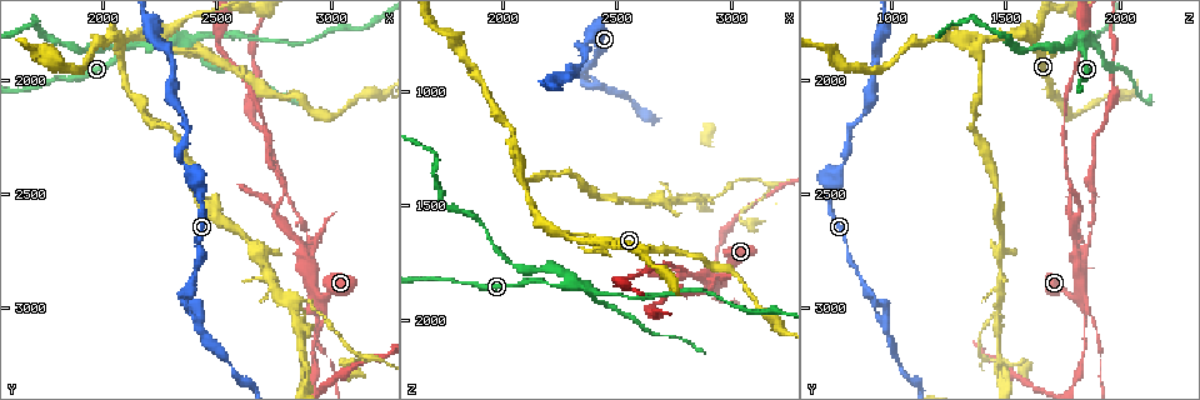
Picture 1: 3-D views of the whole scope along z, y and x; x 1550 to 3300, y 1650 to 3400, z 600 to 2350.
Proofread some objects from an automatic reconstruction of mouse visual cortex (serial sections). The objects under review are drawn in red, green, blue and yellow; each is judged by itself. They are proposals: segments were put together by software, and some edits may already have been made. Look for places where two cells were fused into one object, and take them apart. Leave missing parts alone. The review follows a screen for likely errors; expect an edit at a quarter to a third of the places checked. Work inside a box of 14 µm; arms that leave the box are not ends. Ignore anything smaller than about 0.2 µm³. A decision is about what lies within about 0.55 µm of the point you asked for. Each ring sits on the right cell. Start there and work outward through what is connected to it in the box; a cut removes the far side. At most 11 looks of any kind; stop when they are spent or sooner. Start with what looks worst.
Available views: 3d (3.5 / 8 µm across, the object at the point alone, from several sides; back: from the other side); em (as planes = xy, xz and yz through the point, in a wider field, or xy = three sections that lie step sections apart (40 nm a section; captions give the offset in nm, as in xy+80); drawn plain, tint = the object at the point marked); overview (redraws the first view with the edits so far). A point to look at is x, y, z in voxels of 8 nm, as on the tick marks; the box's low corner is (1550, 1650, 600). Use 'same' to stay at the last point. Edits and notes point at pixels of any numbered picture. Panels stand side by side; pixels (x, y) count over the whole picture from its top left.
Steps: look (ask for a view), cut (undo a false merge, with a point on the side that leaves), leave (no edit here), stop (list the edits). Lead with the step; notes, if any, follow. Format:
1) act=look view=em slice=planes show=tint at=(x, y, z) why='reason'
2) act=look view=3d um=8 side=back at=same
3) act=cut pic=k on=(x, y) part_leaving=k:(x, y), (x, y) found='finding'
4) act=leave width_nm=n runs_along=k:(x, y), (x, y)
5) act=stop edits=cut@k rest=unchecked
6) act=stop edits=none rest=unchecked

act=look view=3d um=8 at=(2260, 1850, 1630) why='two arms in line, one across'

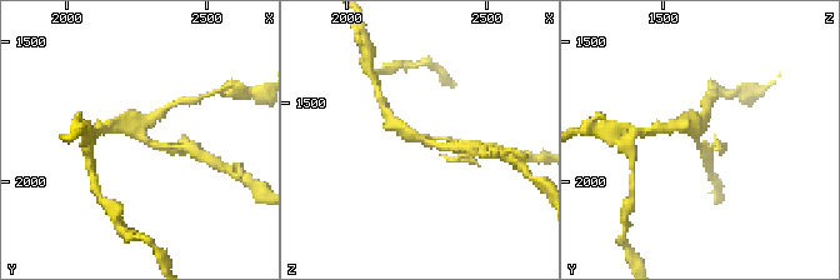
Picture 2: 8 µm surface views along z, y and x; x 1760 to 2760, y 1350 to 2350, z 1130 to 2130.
act=look view=3d um=3.5 at=(2270, 1840, 1620) why='closer look'

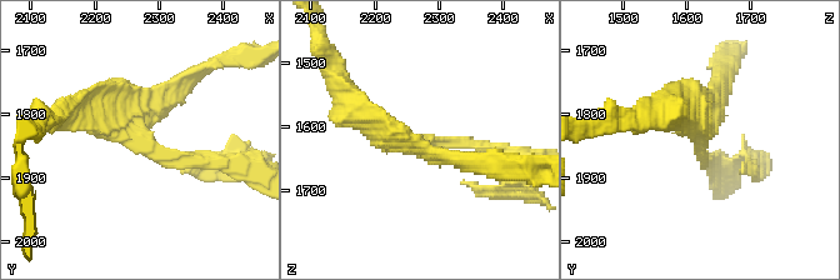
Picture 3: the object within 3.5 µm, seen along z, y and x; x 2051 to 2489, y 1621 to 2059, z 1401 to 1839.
act=leave found='all the same cell'

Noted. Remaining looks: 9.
act=look view=3d um=3.5 at=(2970, 2960, 1810) why='four-way junction'

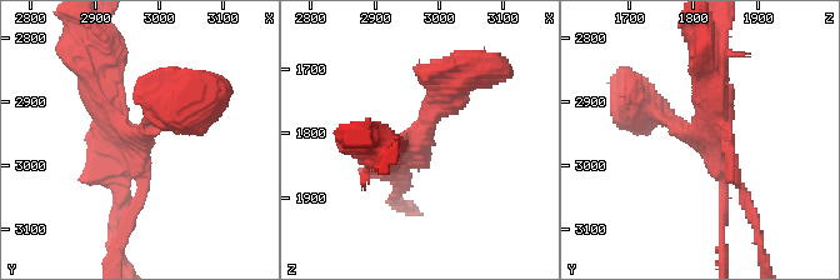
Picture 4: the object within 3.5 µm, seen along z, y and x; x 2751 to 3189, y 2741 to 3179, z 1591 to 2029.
act=look view=em slice=xy step=2 show=tint at=(2965, 2955, 1815) why='now the EM'

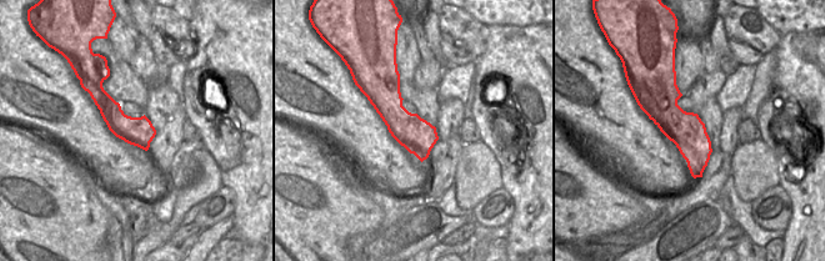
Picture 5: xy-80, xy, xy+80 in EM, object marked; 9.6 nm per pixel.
act=cut pic=4 on=(729, 96) border=5:(694, 114), (671, 125), (675, 144) found='a second cell is stuck on'

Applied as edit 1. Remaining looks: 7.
act=look view=overview

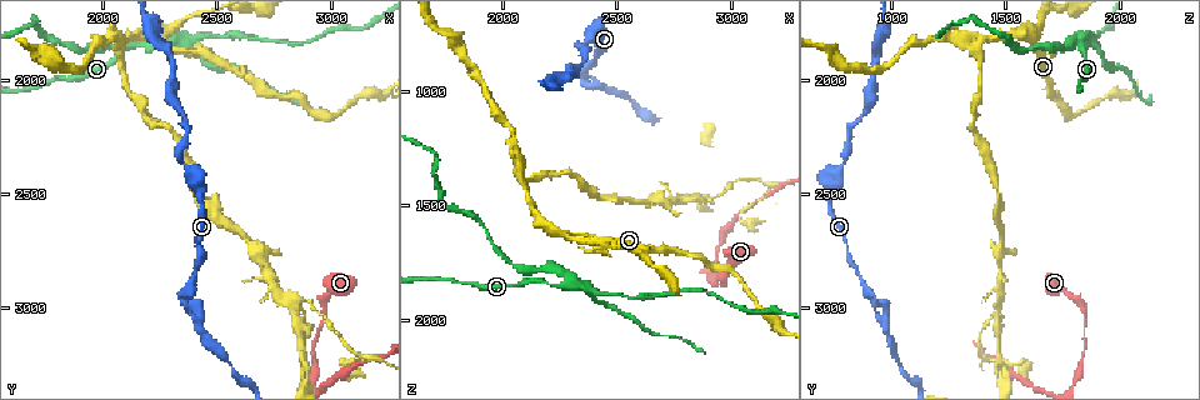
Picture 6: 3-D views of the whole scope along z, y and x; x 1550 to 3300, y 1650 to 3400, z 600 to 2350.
act=look view=3d um=3.5 at=(2350, 2950, 940) why='narrows sharply'

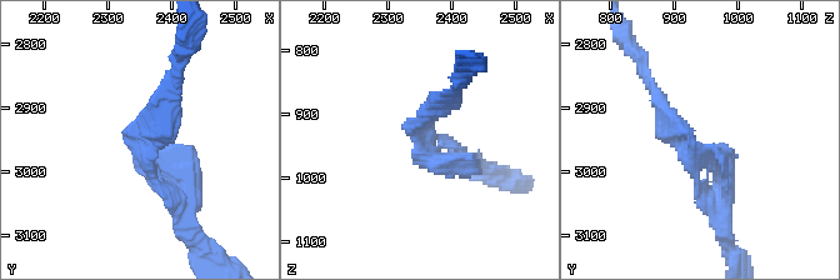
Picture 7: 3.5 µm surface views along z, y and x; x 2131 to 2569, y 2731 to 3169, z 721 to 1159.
act=look view=em slice=xy step=3 show=tint at=(2350, 2955, 945) arm_widths_nm=200,300 why='shape alone is not enough'

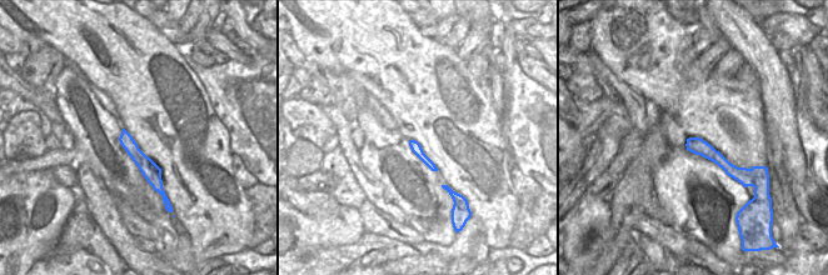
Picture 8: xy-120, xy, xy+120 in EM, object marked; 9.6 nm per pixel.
act=leave runs_along=7:(656, 93), (695, 146), (724, 158), (724, 193) found='continuous, no second cell'

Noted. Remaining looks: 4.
act=look view=3d um=3.5 at=(2100, 1840, 1390) why='abrupt turn'

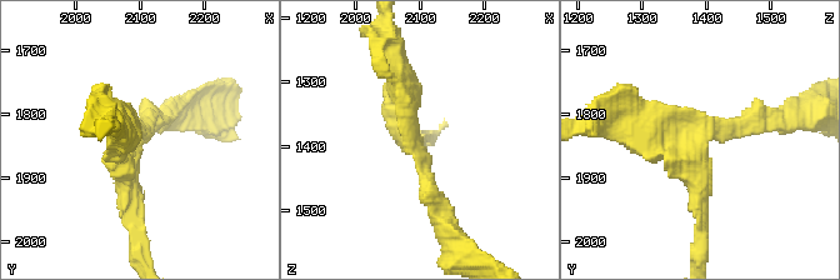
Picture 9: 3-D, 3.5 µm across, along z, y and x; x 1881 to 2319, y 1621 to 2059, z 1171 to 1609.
act=leave runs_along=9:(769, 120), (698, 139), (701, 224) found='continuous, no second cell'

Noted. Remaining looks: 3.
act=stop edits=cut@4 rest=unchecked

